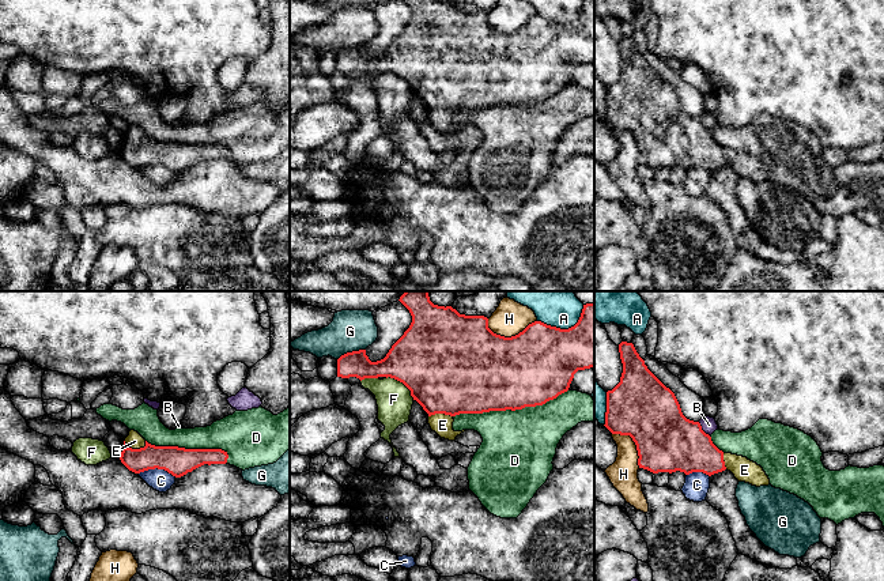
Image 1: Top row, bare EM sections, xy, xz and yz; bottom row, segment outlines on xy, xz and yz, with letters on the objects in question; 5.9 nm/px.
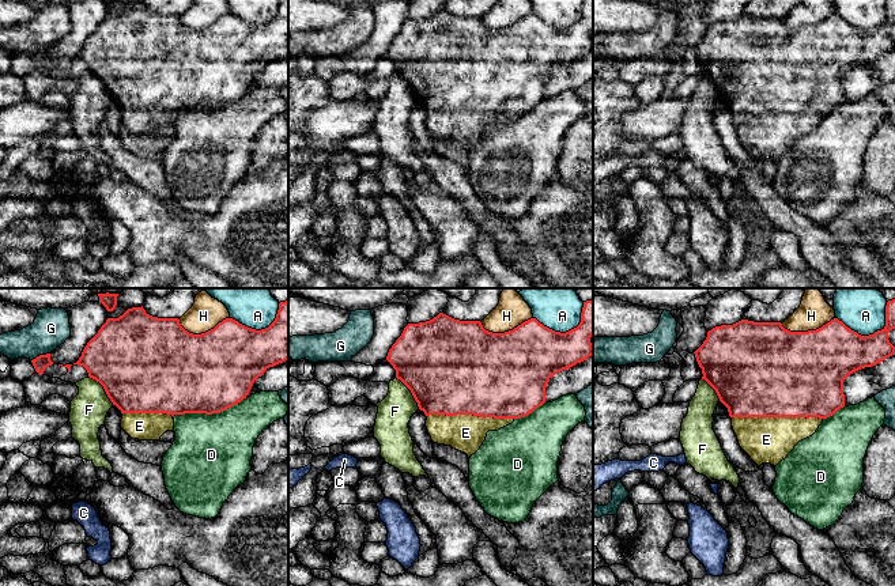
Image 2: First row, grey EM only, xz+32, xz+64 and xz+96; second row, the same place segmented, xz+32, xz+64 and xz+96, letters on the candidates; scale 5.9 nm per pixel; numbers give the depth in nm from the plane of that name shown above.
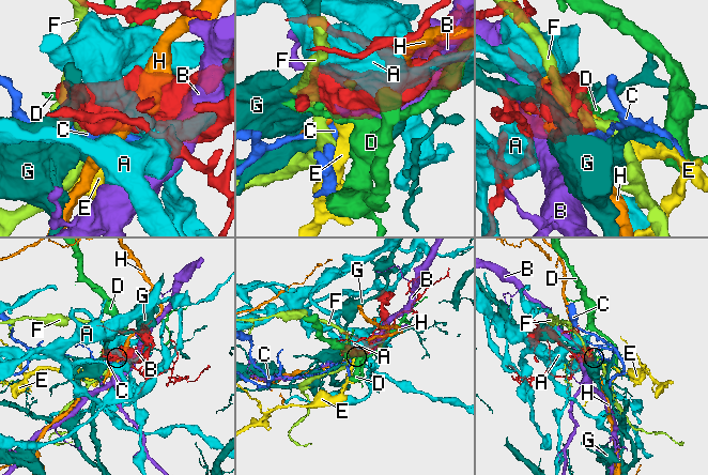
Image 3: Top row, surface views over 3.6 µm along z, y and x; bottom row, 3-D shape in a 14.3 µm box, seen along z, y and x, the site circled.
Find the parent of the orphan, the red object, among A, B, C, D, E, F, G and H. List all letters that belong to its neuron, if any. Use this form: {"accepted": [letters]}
{"accepted": ["E"]}

